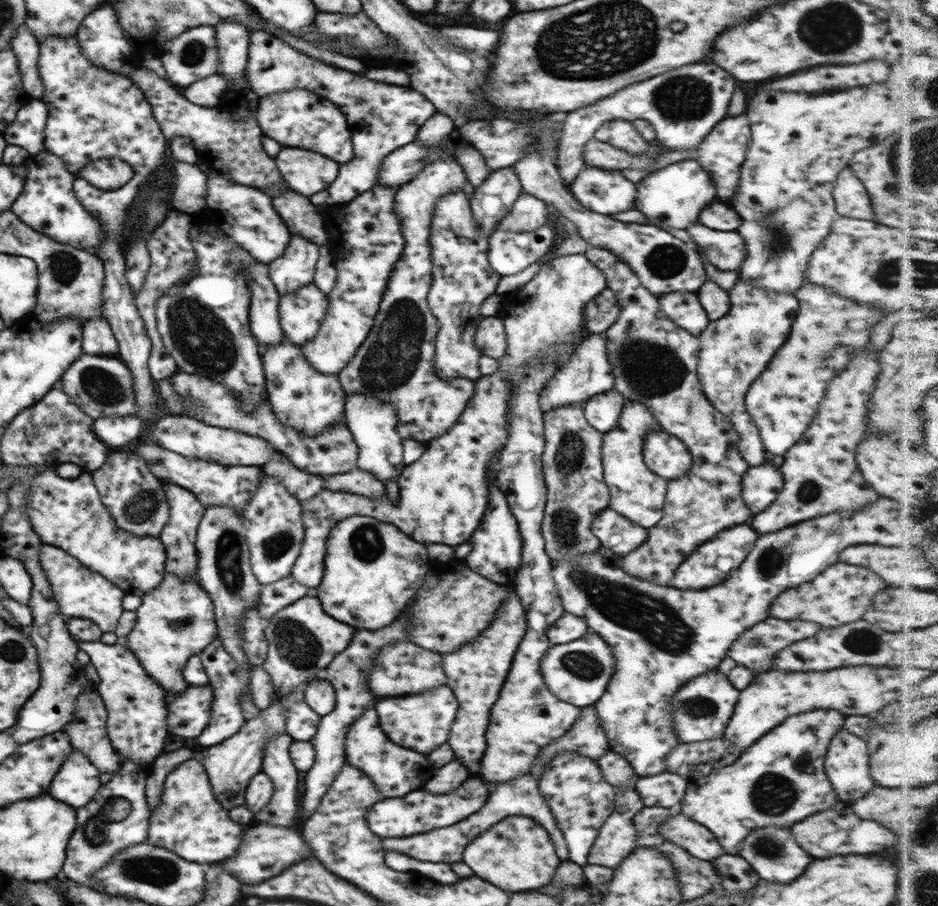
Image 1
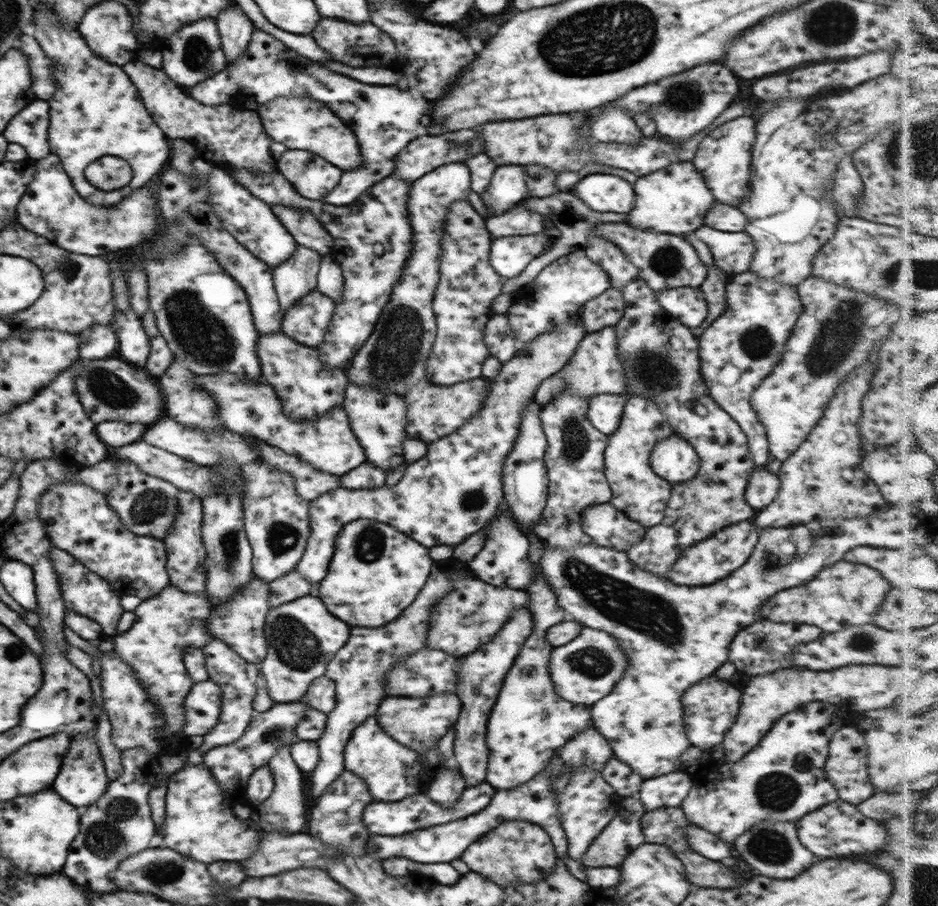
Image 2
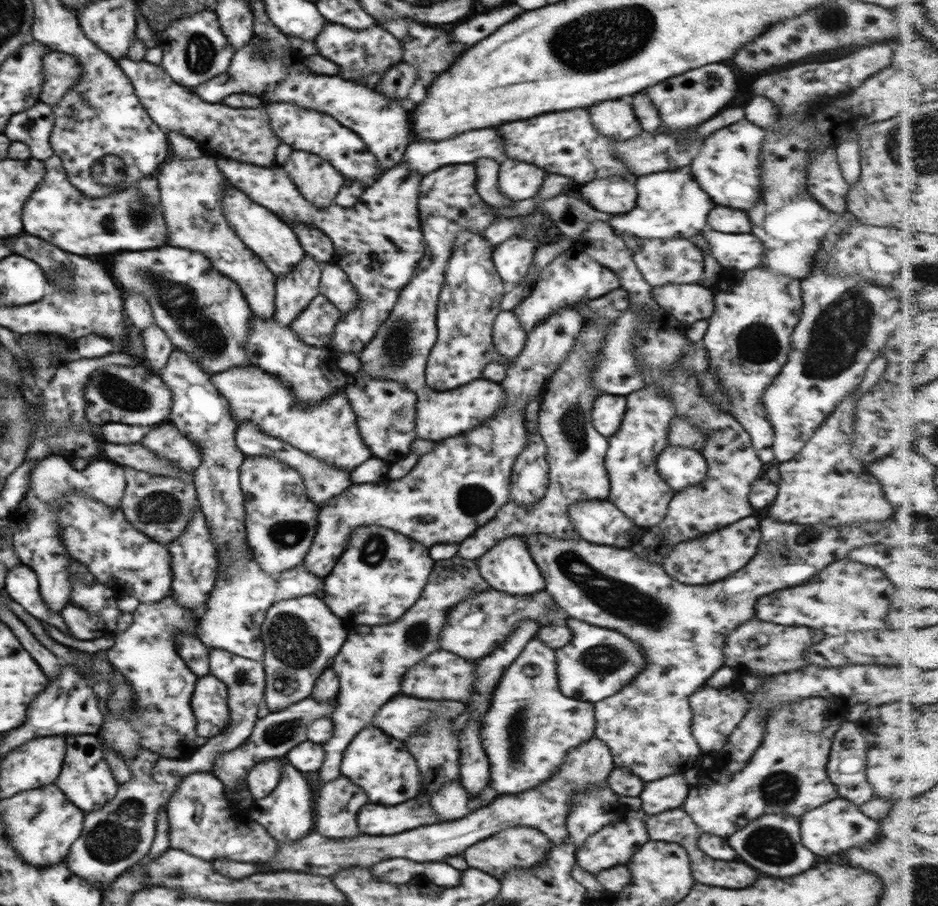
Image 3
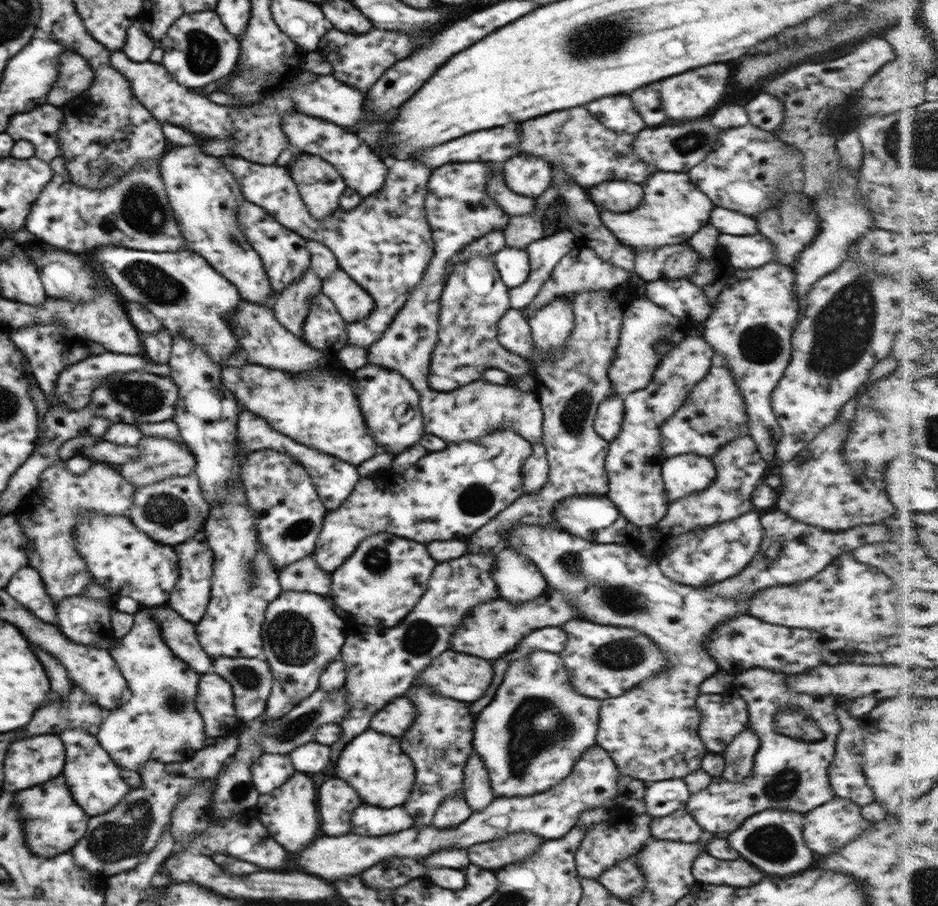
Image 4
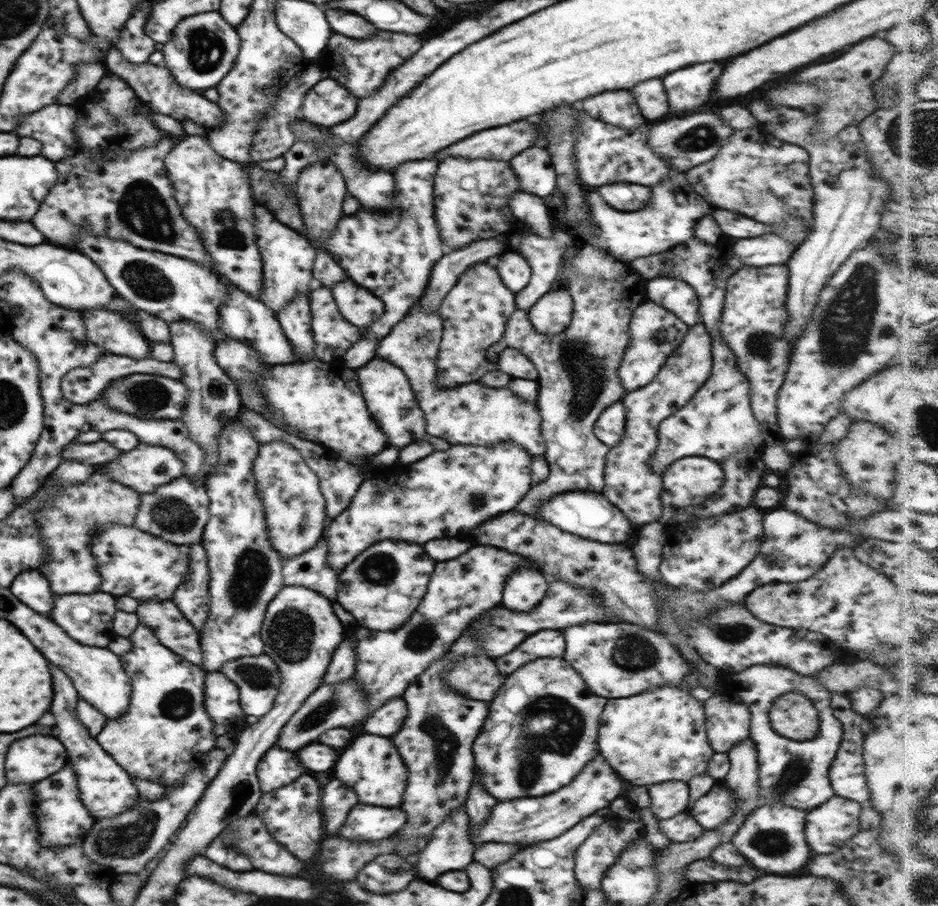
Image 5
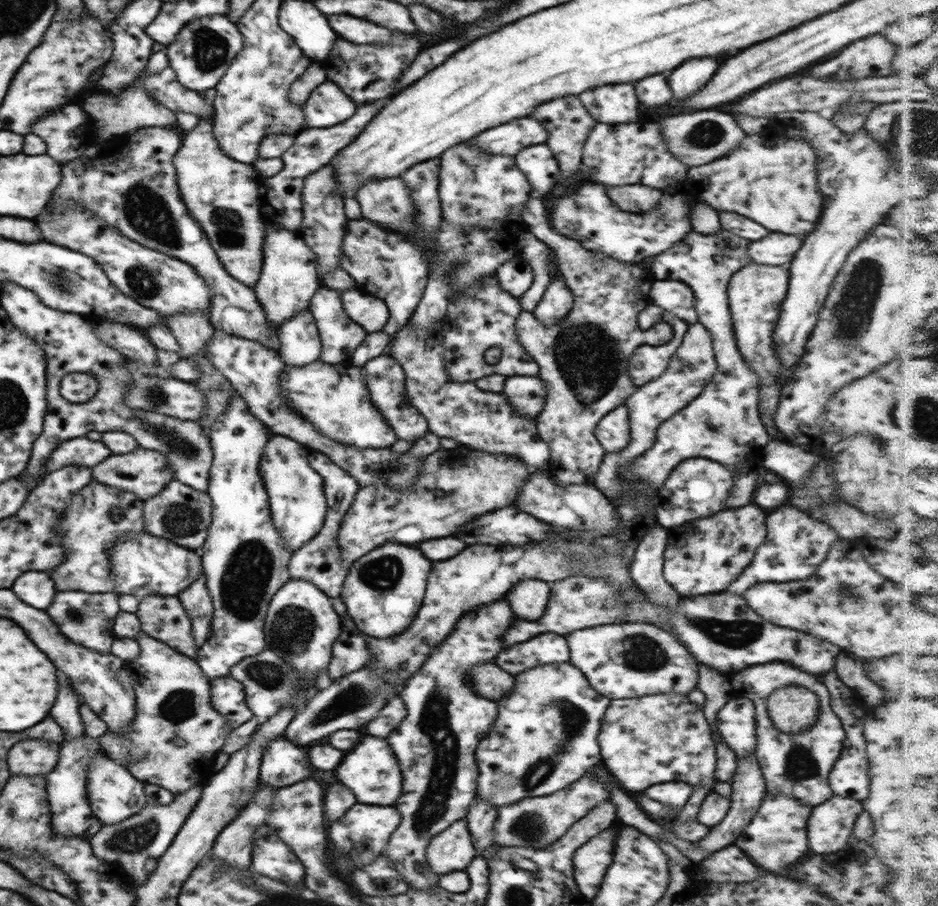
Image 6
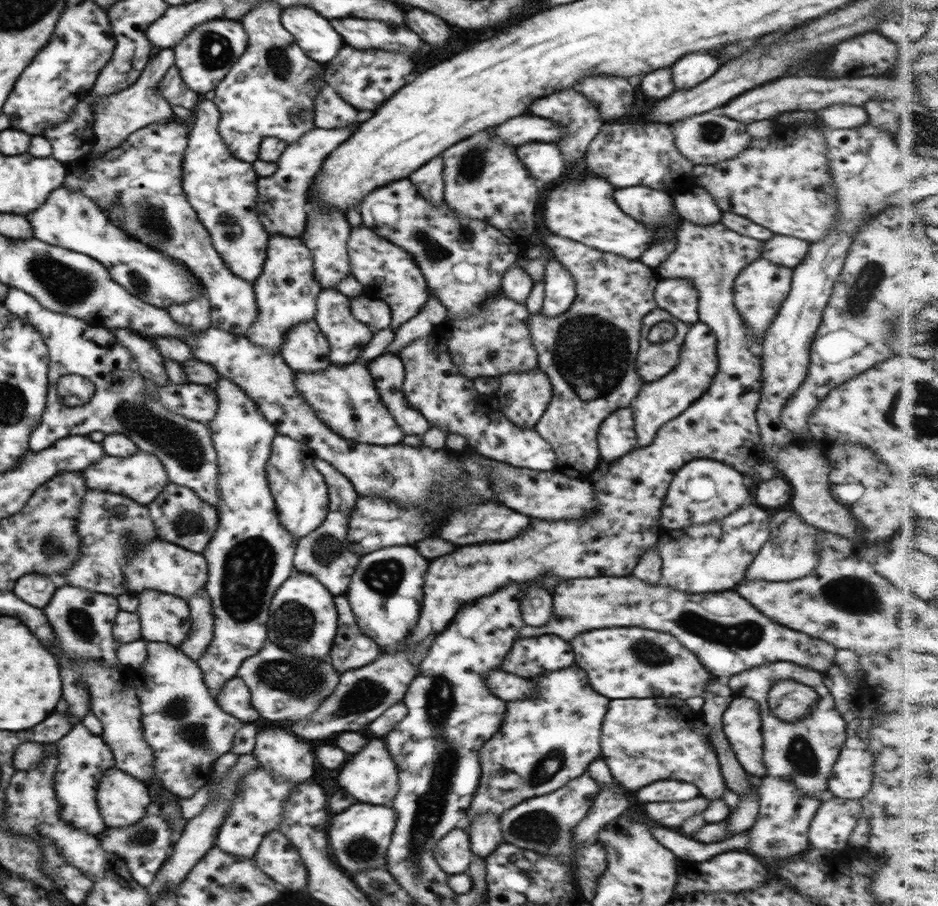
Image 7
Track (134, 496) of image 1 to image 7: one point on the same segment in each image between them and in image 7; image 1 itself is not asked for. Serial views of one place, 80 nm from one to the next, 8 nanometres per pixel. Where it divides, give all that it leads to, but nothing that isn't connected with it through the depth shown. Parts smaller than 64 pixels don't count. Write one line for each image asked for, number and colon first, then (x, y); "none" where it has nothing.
2: (147, 505)
3: (159, 507)
4: (170, 511)
5: (178, 511)
6: (179, 513)
7: (180, 516)

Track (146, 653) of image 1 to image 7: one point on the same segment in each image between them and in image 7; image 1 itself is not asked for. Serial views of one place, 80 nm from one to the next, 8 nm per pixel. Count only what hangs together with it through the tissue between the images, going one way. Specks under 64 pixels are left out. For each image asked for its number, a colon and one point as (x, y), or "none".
2: (166, 625)
3: (162, 721)
4: (161, 721)
5: (165, 732)
6: (175, 734)
7: (181, 721)

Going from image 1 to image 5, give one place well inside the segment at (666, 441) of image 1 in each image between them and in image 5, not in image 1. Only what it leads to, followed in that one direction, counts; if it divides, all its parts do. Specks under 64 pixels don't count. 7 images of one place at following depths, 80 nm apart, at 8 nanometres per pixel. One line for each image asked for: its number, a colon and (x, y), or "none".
2: (675, 460)
3: (680, 467)
4: (685, 474)
5: (689, 481)

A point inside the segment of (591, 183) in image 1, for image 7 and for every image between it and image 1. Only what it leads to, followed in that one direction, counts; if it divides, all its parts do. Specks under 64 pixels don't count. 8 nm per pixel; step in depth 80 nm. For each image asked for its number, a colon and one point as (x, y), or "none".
2: (602, 192)
3: (615, 195)
4: (620, 197)
5: (626, 197)
6: (637, 199)
7: (644, 204)

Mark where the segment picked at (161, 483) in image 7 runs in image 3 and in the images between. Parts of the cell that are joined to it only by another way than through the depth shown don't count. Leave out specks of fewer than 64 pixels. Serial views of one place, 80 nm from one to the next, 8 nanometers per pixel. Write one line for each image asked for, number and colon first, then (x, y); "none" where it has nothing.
3: (165, 440)
4: (158, 459)
5: (144, 468)
6: (144, 472)

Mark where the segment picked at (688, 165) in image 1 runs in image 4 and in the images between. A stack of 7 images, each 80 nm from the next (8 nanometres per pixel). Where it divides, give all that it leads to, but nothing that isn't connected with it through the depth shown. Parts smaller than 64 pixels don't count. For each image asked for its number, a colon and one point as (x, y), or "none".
2: (674, 200)
3: (672, 204)
4: (673, 210)

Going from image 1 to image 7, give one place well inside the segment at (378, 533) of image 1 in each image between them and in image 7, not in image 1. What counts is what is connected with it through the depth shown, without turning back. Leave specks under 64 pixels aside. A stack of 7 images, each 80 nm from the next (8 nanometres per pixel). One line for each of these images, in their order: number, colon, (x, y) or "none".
2: (375, 572)
3: (380, 574)
4: (382, 580)
5: (382, 586)
6: (383, 591)
7: (385, 593)

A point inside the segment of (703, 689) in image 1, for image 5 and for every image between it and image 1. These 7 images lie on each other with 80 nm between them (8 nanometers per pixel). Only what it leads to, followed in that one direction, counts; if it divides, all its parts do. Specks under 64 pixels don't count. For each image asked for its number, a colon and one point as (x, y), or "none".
2: (710, 707)
3: (716, 712)
4: (723, 715)
5: (727, 723)

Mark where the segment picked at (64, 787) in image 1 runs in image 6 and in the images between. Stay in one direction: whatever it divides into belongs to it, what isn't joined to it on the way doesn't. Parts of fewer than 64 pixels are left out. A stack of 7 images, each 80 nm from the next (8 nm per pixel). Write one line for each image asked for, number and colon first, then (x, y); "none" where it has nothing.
2: (81, 780)
3: (86, 780)
4: (94, 779)
5: (106, 789)
6: (114, 794)

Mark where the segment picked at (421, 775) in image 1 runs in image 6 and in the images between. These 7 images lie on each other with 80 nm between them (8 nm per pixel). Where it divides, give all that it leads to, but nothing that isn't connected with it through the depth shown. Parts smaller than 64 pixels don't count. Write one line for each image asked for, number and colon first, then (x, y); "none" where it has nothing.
2: (392, 771)
3: (381, 765)
4: (374, 764)
5: (371, 764)
6: (369, 769)

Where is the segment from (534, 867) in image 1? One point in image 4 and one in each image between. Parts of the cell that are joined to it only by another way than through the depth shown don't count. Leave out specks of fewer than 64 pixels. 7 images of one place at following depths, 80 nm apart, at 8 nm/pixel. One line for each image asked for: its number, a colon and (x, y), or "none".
2: (516, 852)
3: (519, 847)
4: (493, 855)

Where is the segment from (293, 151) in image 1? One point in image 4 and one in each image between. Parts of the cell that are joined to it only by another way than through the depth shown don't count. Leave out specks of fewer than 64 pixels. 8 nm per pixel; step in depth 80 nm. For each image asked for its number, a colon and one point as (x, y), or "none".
2: (313, 177)
3: (318, 181)
4: (320, 185)

